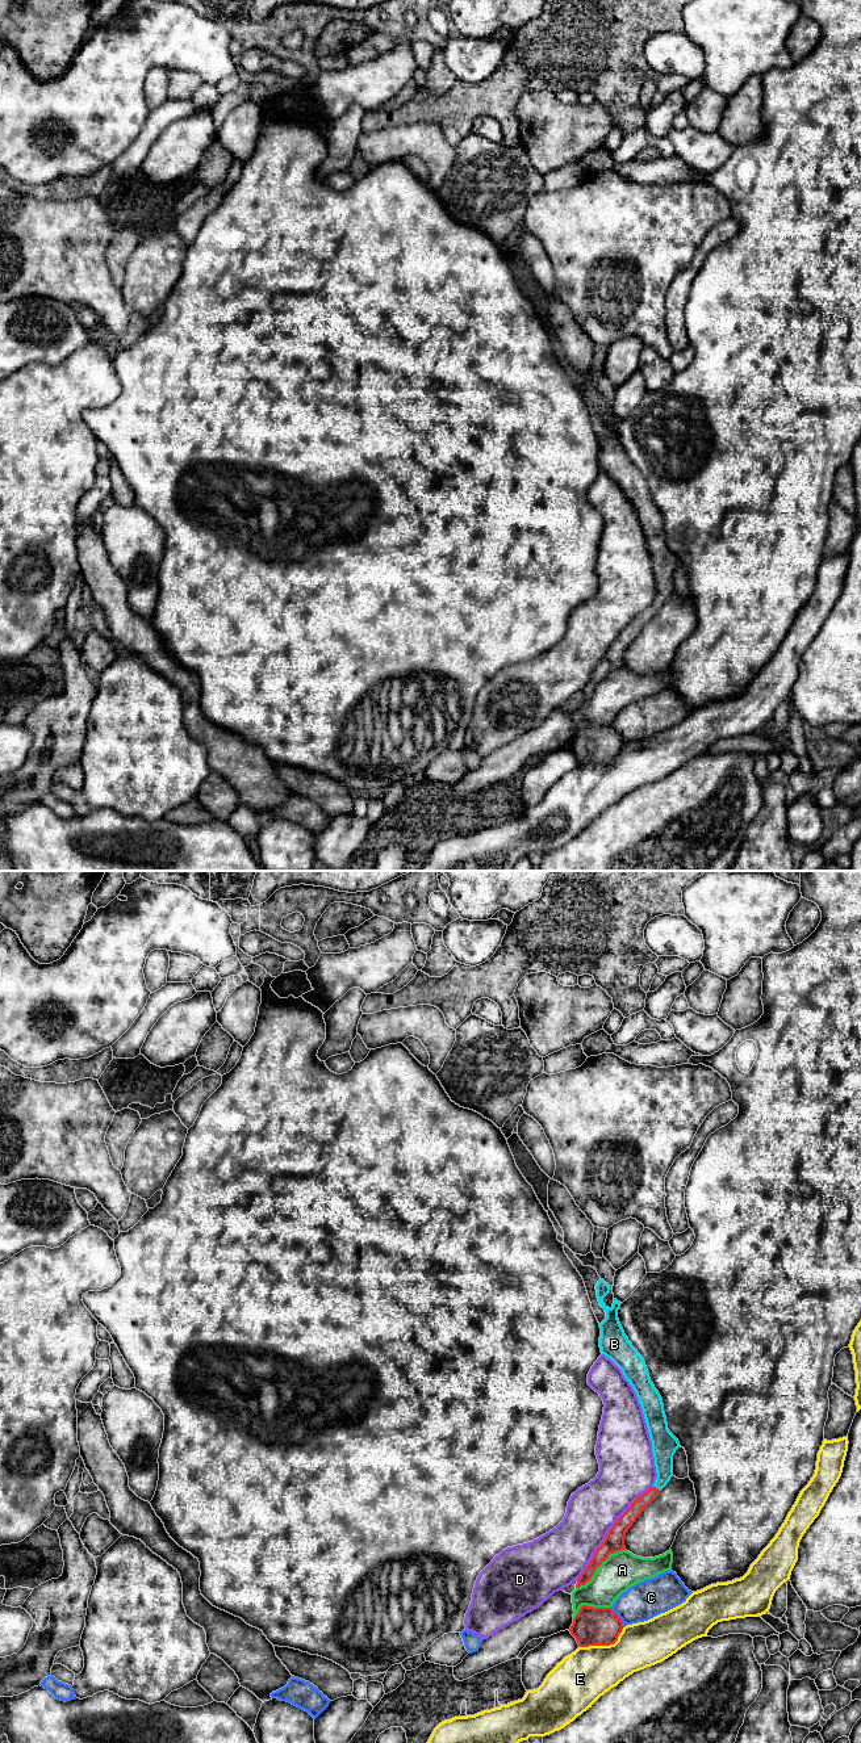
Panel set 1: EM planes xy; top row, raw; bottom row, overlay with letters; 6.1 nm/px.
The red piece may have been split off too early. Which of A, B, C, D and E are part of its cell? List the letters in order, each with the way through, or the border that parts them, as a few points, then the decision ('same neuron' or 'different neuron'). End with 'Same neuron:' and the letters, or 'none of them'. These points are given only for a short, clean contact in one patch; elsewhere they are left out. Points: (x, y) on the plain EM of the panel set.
A: different neuron
B: way xy (628, 635), (657, 606), (663, 595), (663, 566); same neuron
C: different neuron
D: different neuron
E: different neuron
Same neuron: B

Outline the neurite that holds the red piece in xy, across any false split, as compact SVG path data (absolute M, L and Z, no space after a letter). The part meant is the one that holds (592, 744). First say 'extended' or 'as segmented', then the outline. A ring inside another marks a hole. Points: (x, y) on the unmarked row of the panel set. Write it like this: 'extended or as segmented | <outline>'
as segmented | M582 722L569 746L580 764L610 763L618 758L624 742L611 725Z

